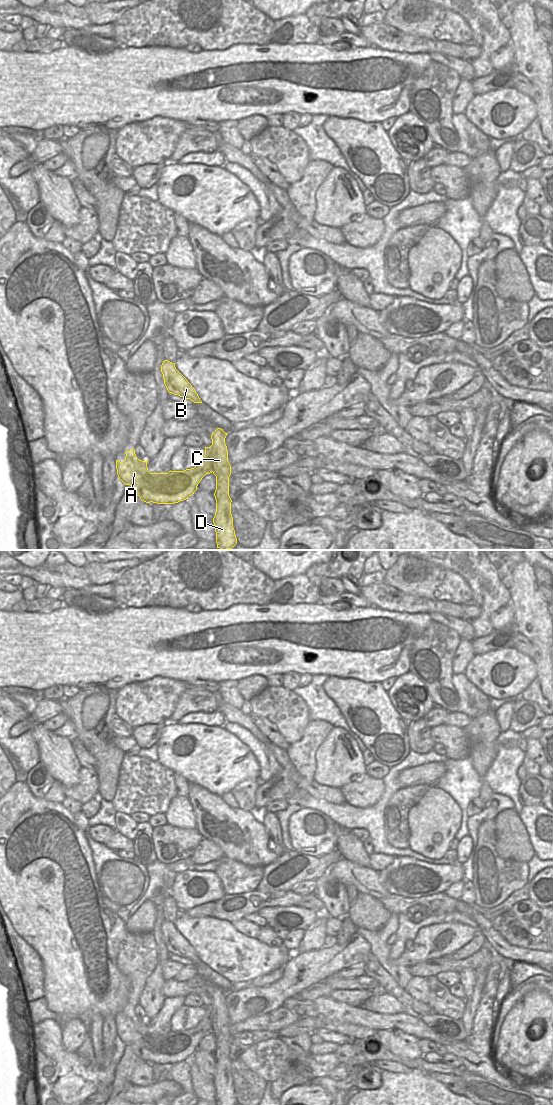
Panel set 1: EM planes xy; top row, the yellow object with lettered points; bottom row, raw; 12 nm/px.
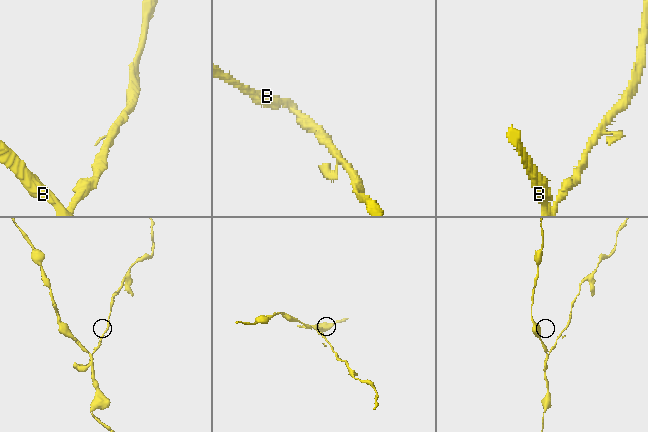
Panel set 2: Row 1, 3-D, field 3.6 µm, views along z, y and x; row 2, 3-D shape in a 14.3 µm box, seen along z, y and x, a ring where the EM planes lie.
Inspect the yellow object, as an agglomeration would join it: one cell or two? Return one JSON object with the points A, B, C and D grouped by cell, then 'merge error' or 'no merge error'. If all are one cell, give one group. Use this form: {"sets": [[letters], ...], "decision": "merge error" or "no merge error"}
{"sets": [["A"], ["B", "C", "D"]], "decision": "merge error"}

